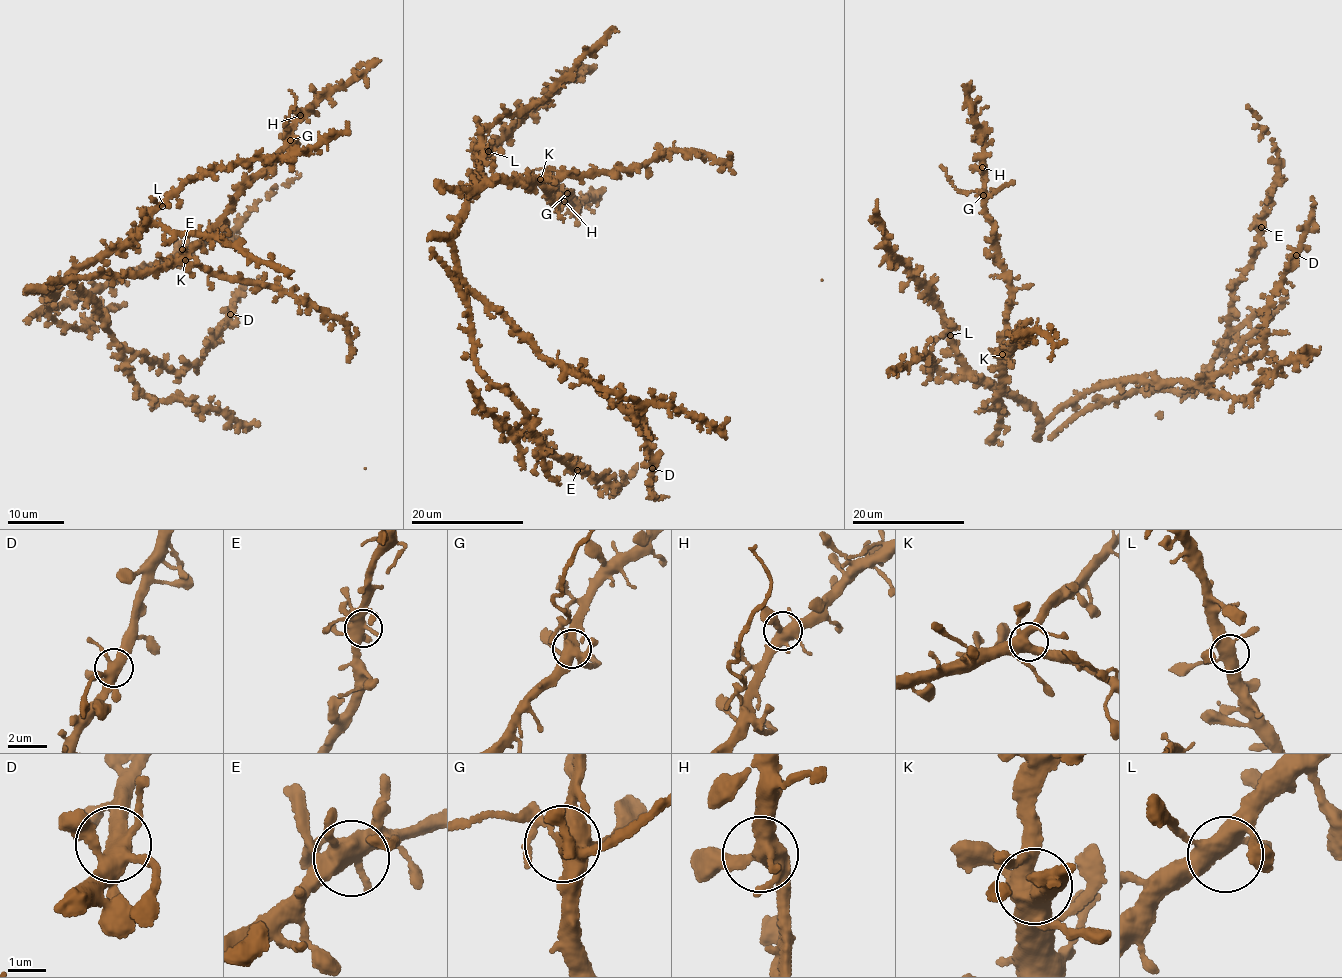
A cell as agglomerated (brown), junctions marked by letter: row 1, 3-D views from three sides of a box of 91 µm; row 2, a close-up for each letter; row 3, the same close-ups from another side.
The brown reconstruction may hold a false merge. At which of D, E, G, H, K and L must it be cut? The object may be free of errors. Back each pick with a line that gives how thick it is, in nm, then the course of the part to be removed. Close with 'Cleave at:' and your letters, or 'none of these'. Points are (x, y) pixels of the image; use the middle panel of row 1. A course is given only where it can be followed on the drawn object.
G: 480 nm thick; foreign part runs (567, 193), (562, 192), (549, 168), (538, 169)
Cleave at: G

